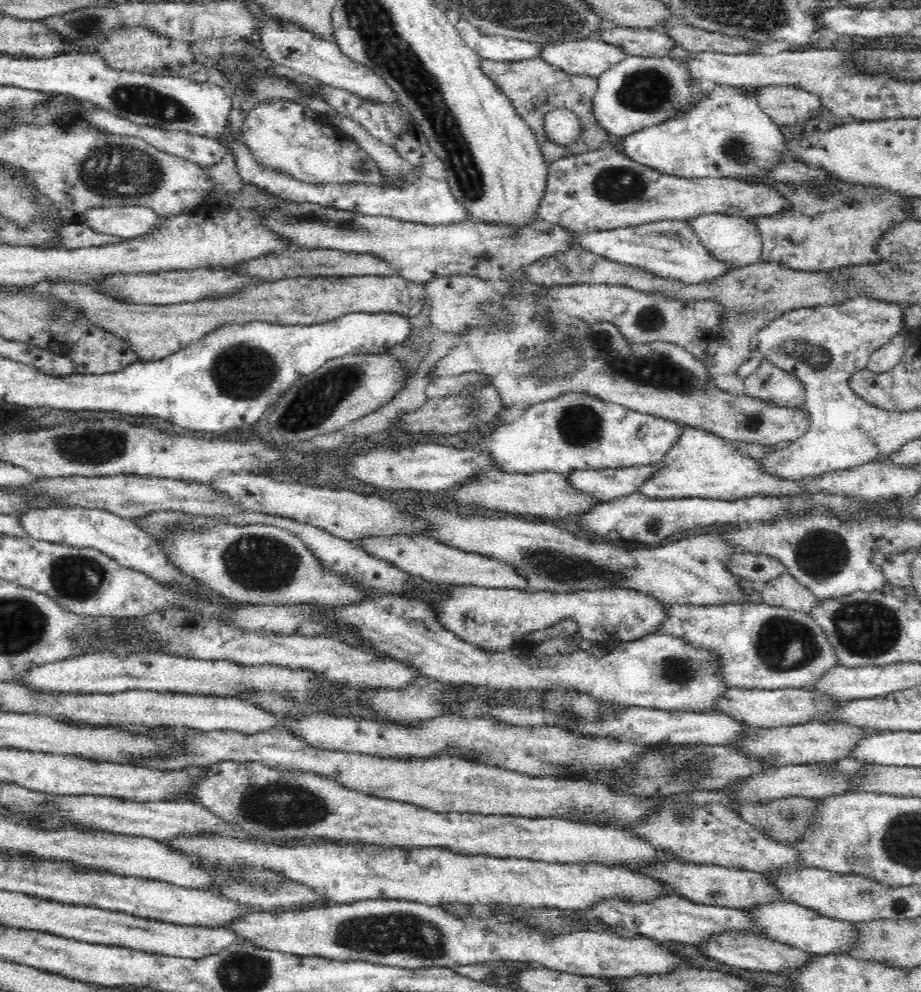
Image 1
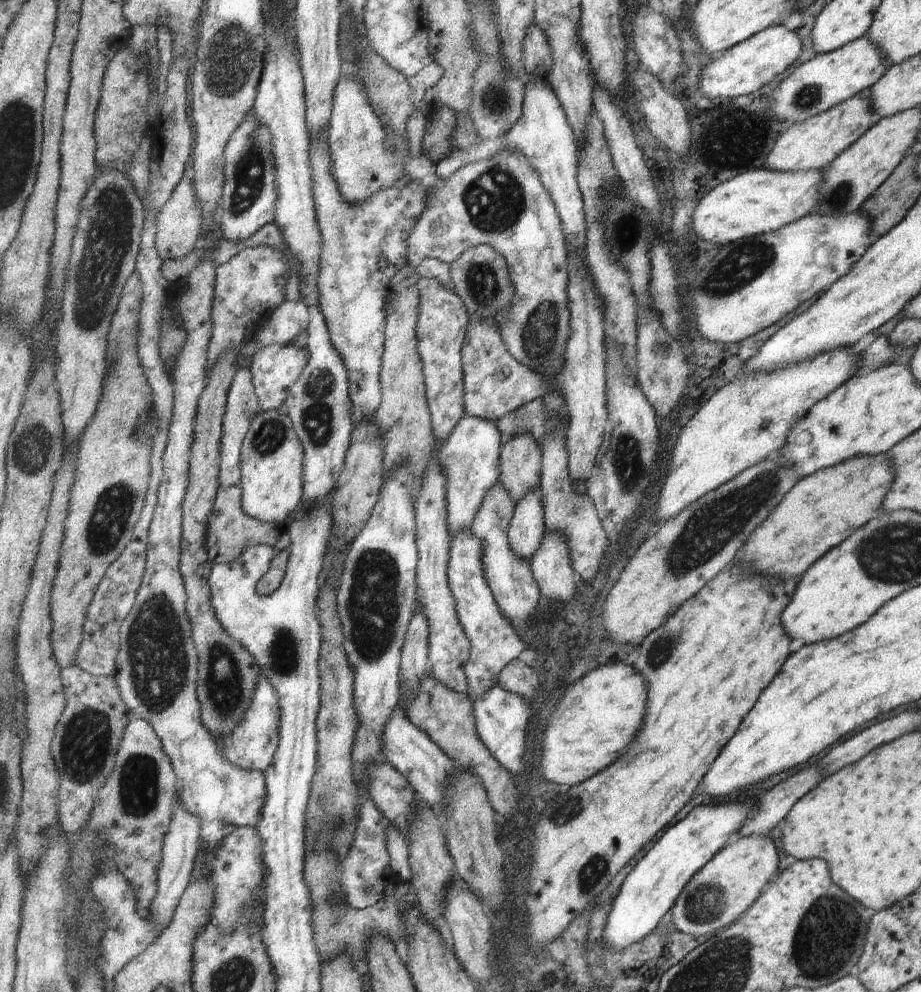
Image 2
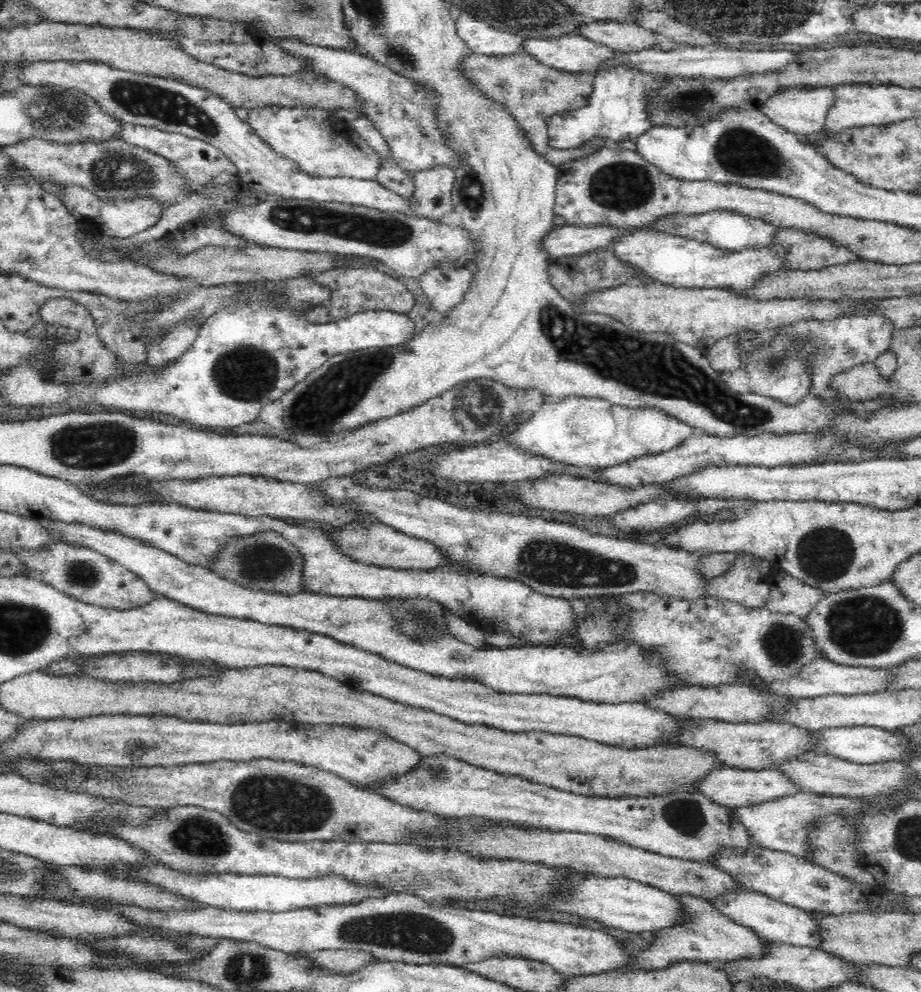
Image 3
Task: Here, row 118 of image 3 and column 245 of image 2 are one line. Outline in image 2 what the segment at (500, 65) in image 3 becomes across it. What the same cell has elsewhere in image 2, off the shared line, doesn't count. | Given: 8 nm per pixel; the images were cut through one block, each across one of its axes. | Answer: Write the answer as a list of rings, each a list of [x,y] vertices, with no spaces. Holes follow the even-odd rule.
[[[240,486],[233,488],[220,488],[218,498],[215,500],[214,511],[209,518],[207,526],[207,553],[214,565],[231,564],[247,548],[257,545],[267,545],[271,548],[274,558],[272,566],[258,583],[258,592],[262,596],[271,596],[282,586],[286,578],[286,569],[290,563],[291,536],[288,532],[288,522],[262,522],[257,518],[251,518],[243,510],[242,489]]]

